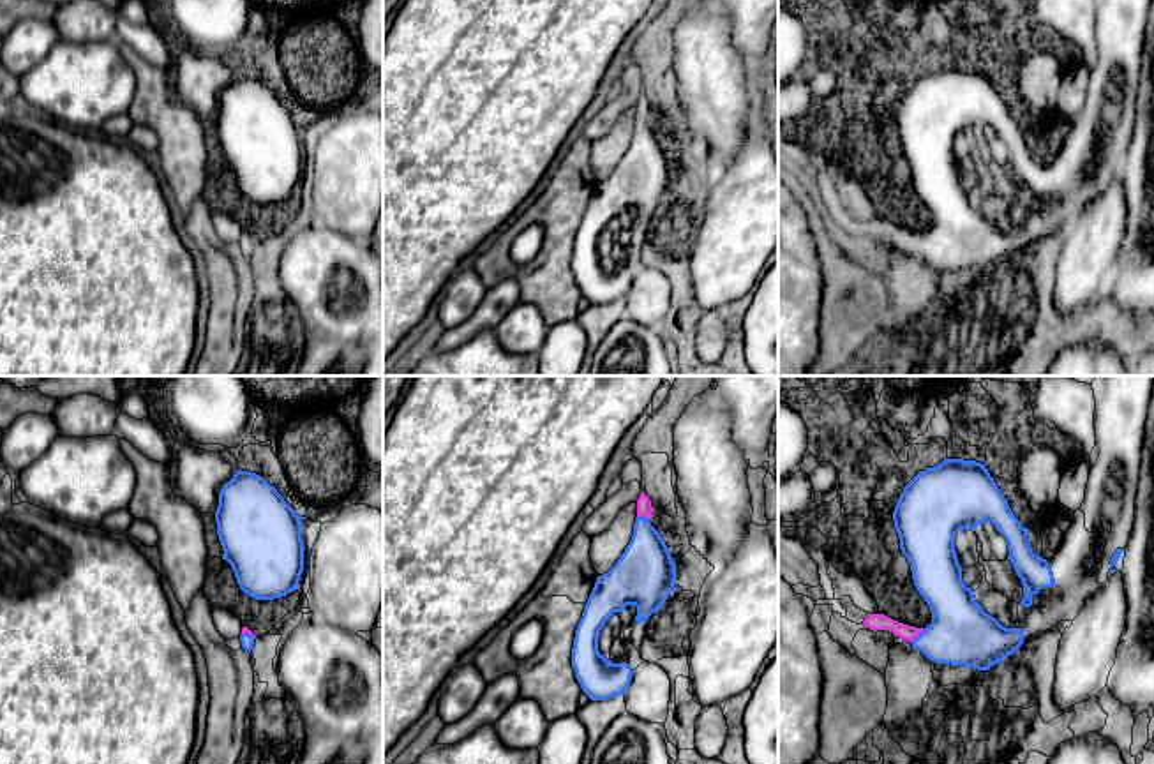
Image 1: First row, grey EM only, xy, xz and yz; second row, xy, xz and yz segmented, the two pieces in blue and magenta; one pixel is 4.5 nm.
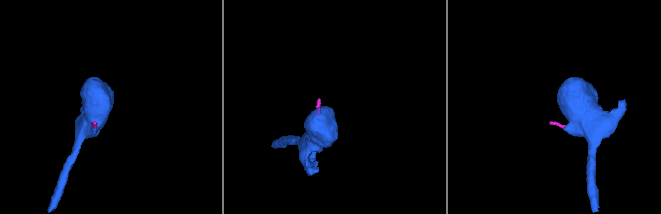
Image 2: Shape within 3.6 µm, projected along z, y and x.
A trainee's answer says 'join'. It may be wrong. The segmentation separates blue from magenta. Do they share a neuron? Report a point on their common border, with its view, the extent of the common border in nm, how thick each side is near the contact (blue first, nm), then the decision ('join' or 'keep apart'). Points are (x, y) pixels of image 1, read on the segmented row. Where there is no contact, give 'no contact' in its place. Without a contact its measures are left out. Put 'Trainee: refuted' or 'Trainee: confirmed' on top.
Trainee: confirmed
yz (918, 636) | 90 nm | 280/80 nm | join

